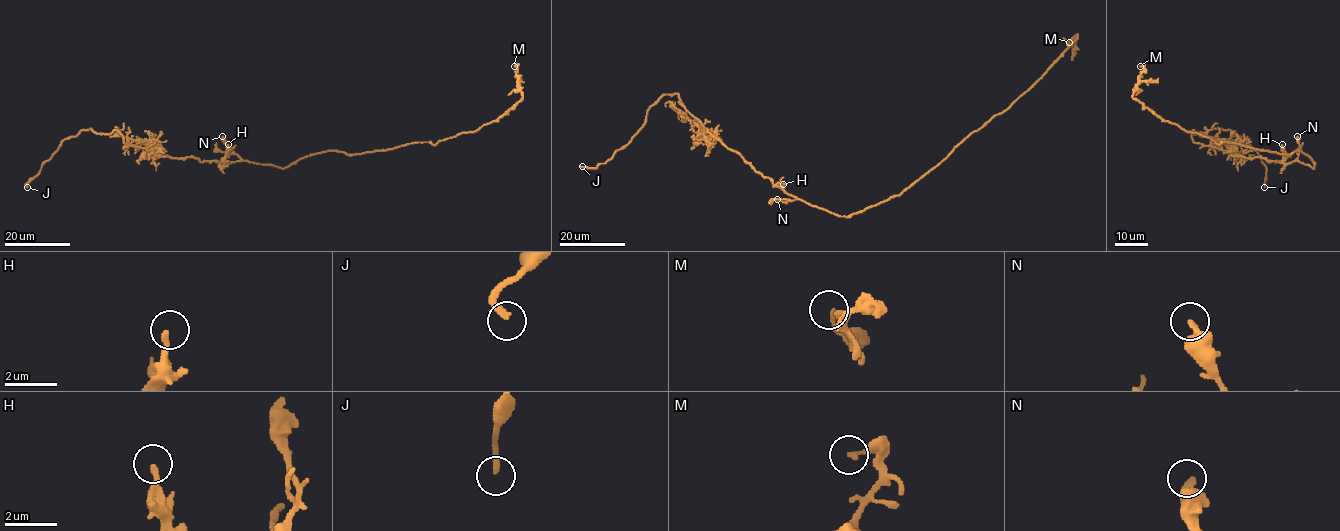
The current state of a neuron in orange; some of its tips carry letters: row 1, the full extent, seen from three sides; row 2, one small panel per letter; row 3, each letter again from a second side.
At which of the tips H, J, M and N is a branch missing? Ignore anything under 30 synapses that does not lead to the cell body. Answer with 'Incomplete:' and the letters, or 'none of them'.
Incomplete: J

